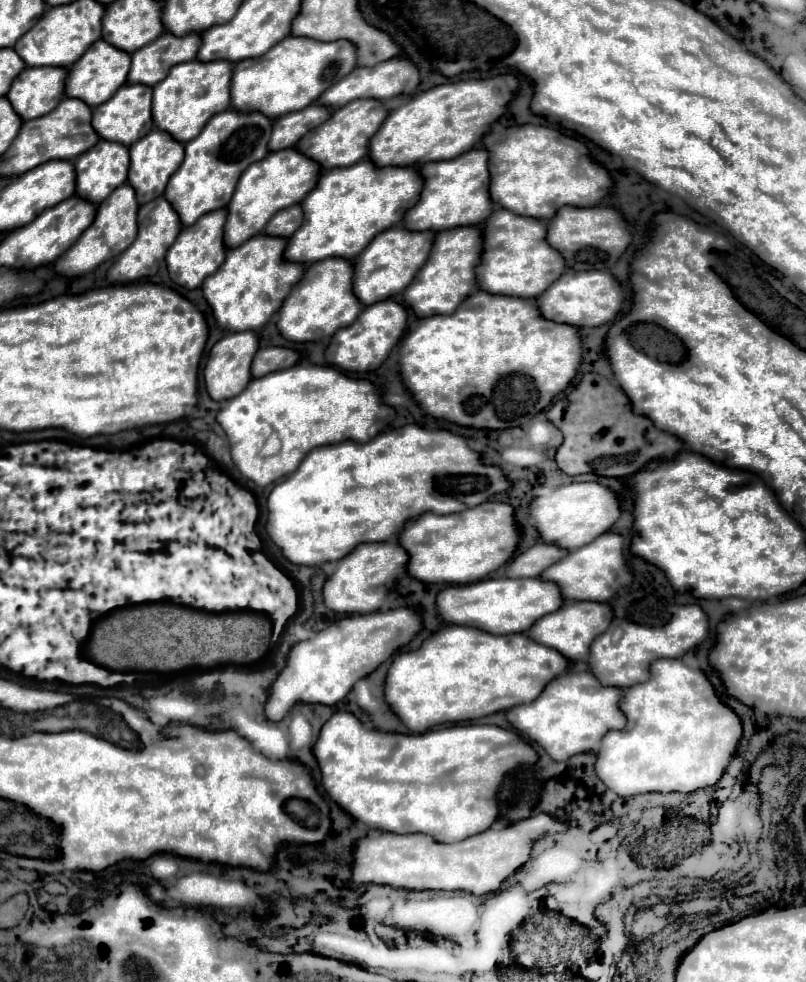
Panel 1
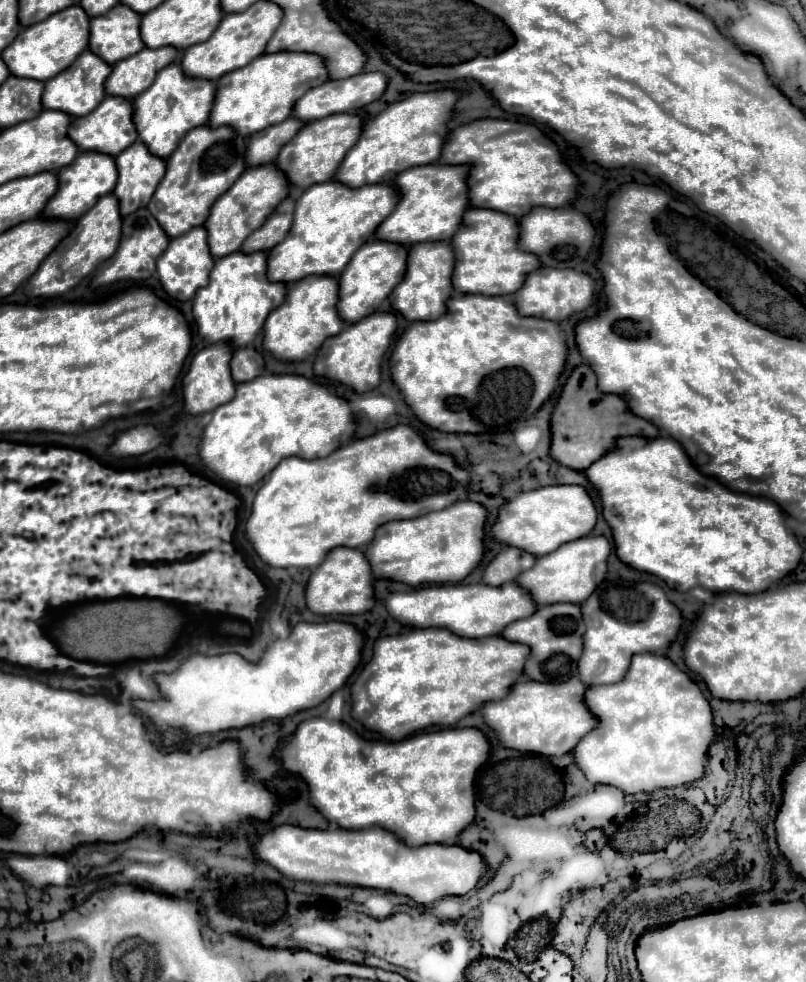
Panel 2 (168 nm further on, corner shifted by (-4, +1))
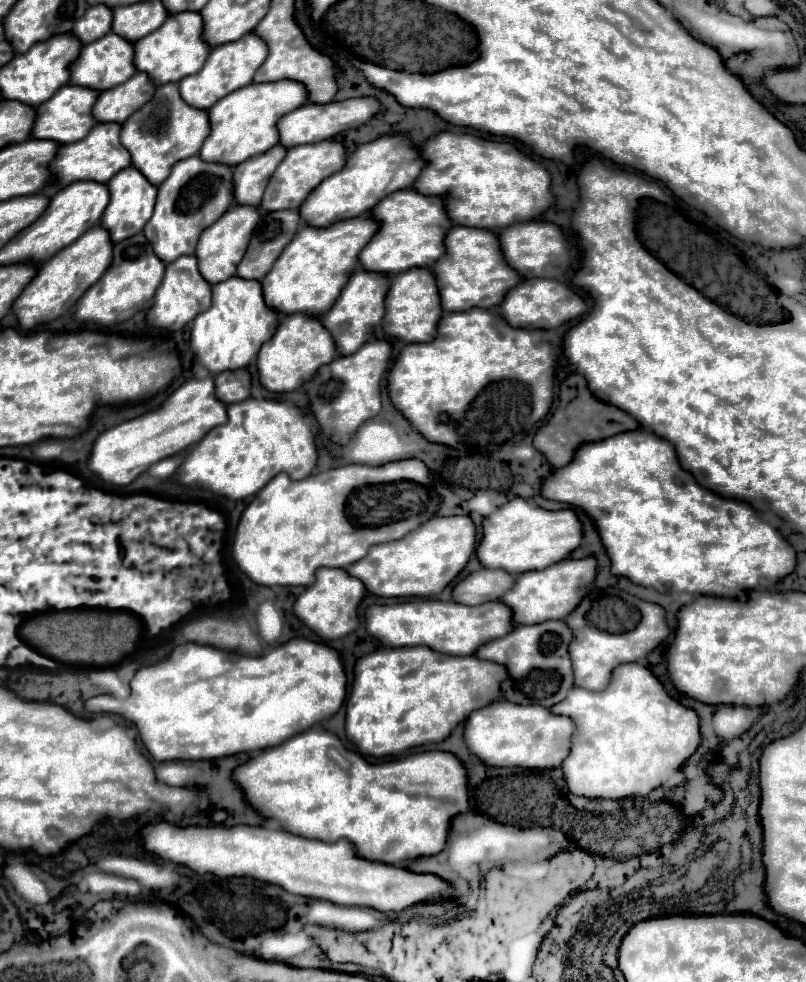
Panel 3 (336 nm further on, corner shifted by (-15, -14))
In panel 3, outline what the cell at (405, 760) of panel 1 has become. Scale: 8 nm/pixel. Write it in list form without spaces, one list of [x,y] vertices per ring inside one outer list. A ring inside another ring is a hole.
[[[309,730],[291,740],[263,750],[233,772],[243,788],[245,800],[263,816],[279,820],[291,834],[335,842],[347,838],[355,844],[359,856],[385,864],[405,864],[423,856],[439,854],[449,836],[451,820],[469,808],[467,768],[451,752],[417,752],[383,764],[369,764],[361,754],[347,750],[331,732]]]

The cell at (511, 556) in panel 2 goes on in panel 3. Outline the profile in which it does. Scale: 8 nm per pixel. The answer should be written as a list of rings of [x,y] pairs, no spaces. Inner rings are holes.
[[[481,568],[453,588],[453,600],[469,606],[501,600],[505,592],[511,590],[511,584],[515,584],[515,576],[509,572],[499,572],[499,568]]]

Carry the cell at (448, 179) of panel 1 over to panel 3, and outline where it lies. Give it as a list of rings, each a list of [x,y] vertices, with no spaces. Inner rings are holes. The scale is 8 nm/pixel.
[[[413,188],[399,190],[383,198],[371,214],[381,222],[381,228],[361,250],[359,262],[369,272],[385,272],[389,276],[413,266],[431,268],[431,264],[435,264],[443,254],[443,236],[447,236],[453,226],[441,196],[425,196]]]

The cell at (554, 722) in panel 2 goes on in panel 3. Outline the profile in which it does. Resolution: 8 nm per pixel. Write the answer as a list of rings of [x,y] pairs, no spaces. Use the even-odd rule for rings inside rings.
[[[497,700],[487,708],[475,710],[465,722],[465,744],[487,766],[495,768],[559,768],[571,754],[571,736],[575,722],[569,716],[557,716],[537,704],[511,704]]]

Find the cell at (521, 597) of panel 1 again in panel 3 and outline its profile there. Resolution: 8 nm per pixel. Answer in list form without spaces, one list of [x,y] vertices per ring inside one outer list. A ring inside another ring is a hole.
[[[413,600],[395,606],[371,606],[365,616],[365,628],[383,646],[429,646],[437,652],[451,656],[475,654],[479,644],[495,640],[495,636],[507,636],[515,622],[511,620],[511,608],[501,600],[467,606],[441,600]]]

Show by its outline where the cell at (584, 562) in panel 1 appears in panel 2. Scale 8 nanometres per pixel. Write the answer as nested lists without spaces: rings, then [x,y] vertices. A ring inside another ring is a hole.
[[[594,535],[580,537],[576,541],[564,543],[560,549],[544,557],[536,557],[536,563],[530,569],[522,571],[516,577],[516,583],[526,593],[530,593],[530,597],[538,607],[552,603],[580,603],[584,601],[584,597],[588,597],[588,593],[592,593],[592,589],[596,589],[596,585],[600,585],[600,581],[604,581],[608,555],[610,555],[610,543],[606,537],[594,537]]]

